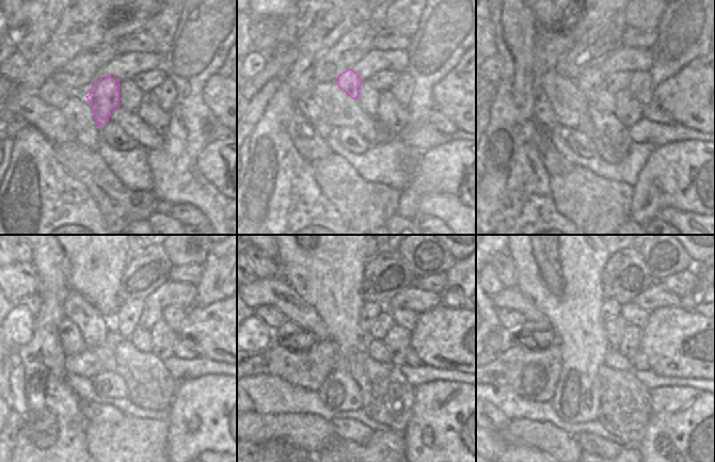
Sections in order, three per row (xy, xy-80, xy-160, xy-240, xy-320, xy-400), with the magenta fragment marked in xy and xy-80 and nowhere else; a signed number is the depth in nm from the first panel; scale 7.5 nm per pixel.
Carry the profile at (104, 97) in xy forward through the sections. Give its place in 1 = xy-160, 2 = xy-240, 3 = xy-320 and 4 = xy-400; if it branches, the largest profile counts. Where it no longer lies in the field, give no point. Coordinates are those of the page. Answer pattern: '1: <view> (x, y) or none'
1: xy-160 (589, 81)
2: xy-240 (123, 323)
3: xy-320 (369, 313)
4: xy-400 (610, 308)

